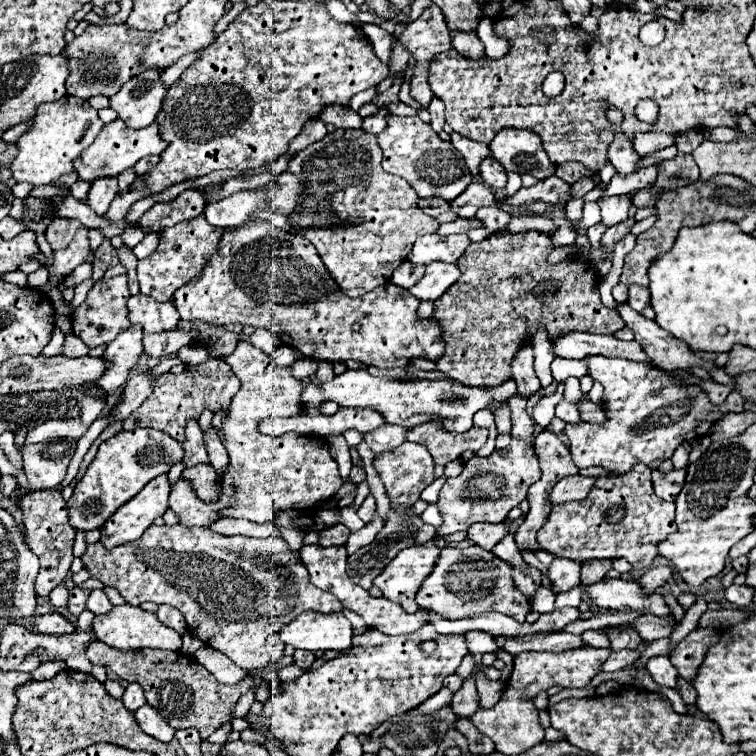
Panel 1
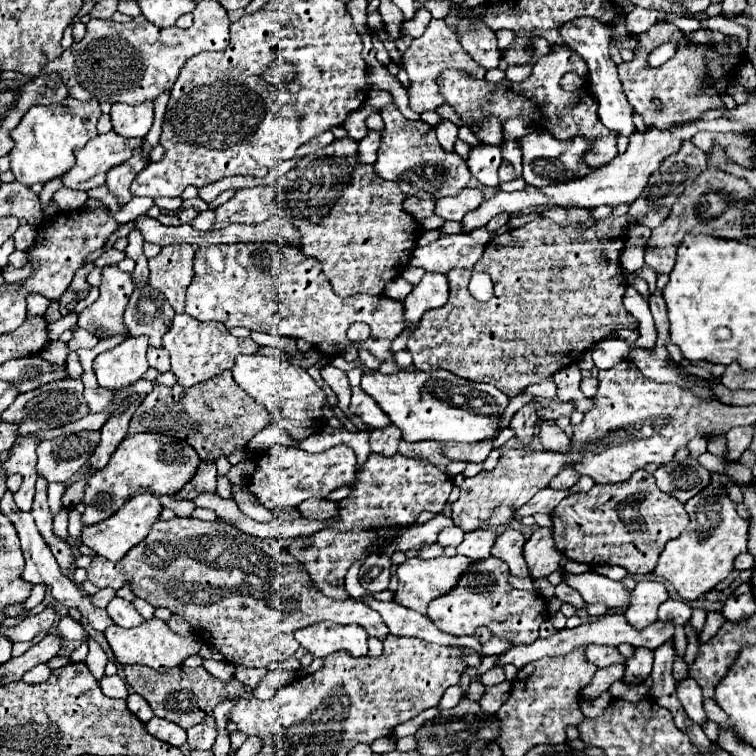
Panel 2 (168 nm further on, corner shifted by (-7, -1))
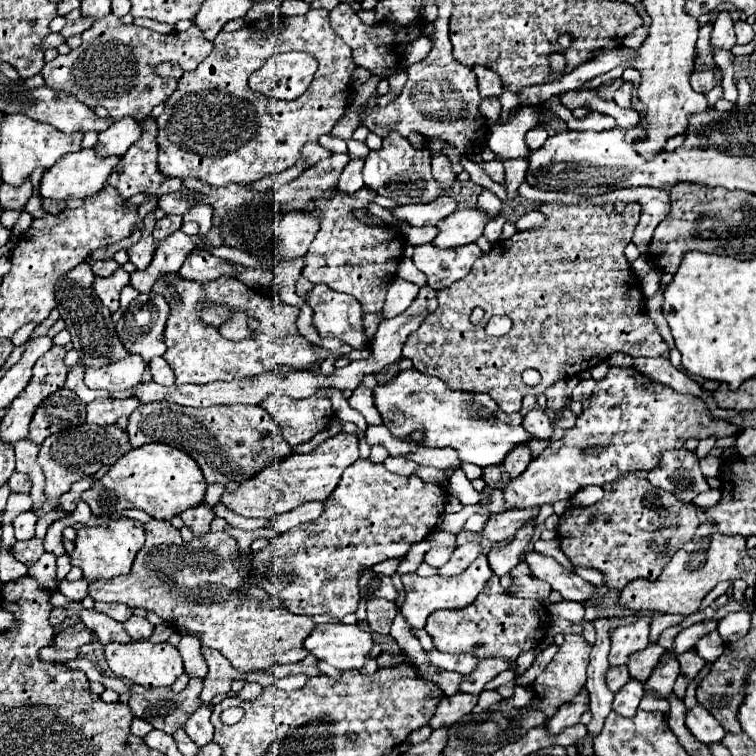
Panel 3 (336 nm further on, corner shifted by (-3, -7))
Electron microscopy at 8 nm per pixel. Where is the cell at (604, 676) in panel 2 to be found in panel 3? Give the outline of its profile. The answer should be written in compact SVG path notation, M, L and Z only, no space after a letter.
M582 689L570 703L560 705L560 709L556 711L556 715L546 723L546 729L550 735L558 735L564 729L576 725L582 717L582 713L588 709L588 691Z

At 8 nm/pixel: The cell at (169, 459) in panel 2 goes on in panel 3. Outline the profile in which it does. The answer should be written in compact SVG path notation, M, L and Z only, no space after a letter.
M150 443L124 455L124 459L120 459L116 467L108 469L108 473L98 479L94 487L82 493L82 501L88 503L94 515L120 513L124 509L142 509L154 519L170 521L182 511L198 507L204 501L204 493L206 481L200 467L188 453L164 443Z

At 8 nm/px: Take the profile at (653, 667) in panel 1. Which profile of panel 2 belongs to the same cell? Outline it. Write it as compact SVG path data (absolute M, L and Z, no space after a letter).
M686 677L682 681L676 683L676 695L684 707L684 711L688 713L688 717L692 721L696 721L698 725L704 723L706 715L704 715L704 709L702 709L702 691L700 687L696 685L696 681L692 677Z

